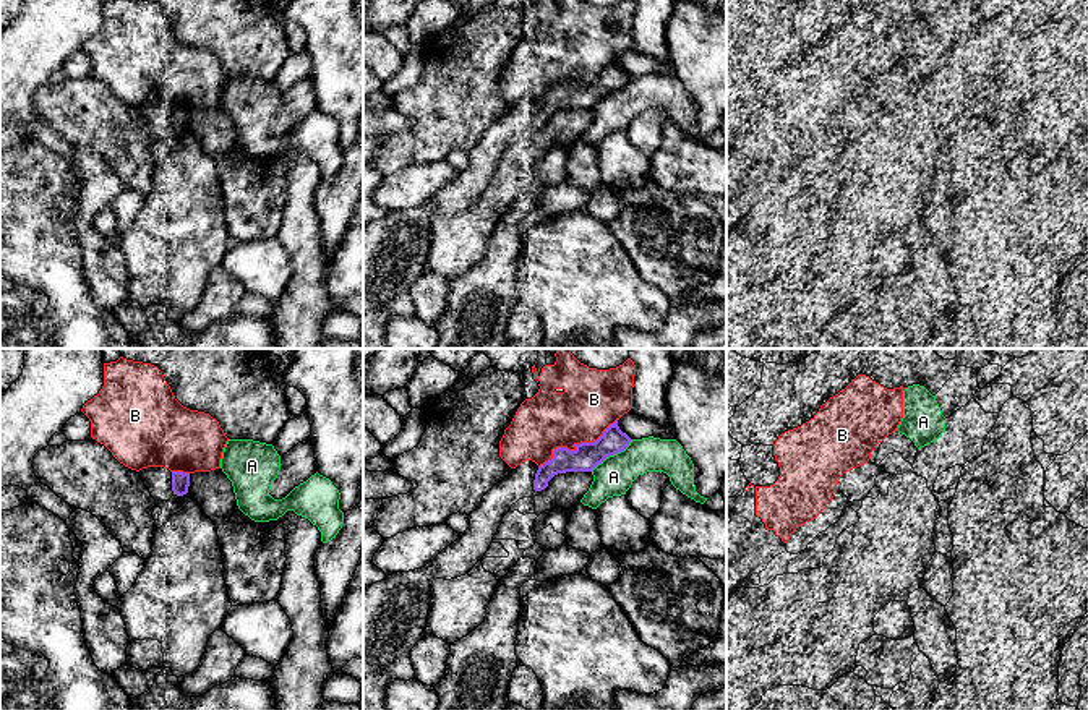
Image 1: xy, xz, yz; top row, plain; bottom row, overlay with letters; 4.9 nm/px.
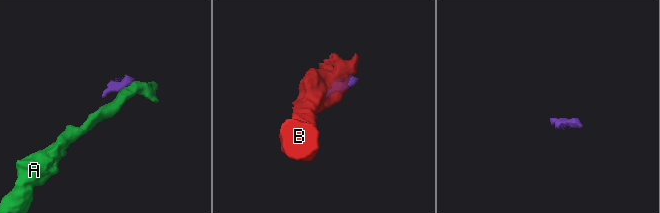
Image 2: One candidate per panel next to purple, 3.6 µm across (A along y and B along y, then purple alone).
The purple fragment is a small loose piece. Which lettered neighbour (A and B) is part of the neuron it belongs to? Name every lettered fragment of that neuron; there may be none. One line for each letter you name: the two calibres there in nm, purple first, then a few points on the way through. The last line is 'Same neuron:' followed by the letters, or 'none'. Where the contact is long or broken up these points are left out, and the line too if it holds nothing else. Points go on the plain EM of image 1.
Same neuron: none

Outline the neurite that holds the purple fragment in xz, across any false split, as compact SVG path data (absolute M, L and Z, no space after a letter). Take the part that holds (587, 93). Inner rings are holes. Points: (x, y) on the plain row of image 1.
M616 57L593 79L574 81L574 88L553 86L553 96L540 104L522 99L482 135L469 152L470 164L433 198L422 206L391 211L363 227L363 349L386 349L388 321L415 314L410 289L426 272L431 220L470 209L519 136L545 126L558 110L592 109L629 79Z

